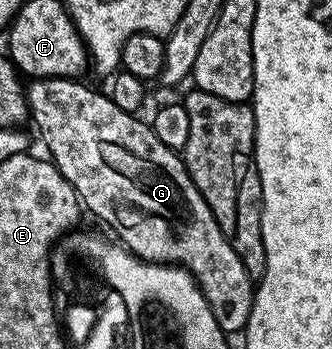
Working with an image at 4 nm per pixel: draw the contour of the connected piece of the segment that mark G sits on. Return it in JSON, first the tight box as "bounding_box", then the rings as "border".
{"bounding_box":[24,79,255,333],"border":[[[30,79],[25,84],[24,90],[26,92],[26,102],[30,104],[29,118],[32,123],[34,119],[35,125],[38,126],[38,135],[42,138],[43,145],[46,146],[47,152],[45,151],[45,154],[50,162],[60,169],[60,173],[66,178],[68,185],[72,185],[72,189],[77,193],[83,208],[89,214],[91,211],[100,222],[107,223],[118,234],[115,235],[117,242],[121,243],[127,251],[131,251],[138,258],[144,259],[148,263],[168,263],[184,268],[198,282],[202,296],[208,301],[208,309],[212,309],[212,317],[216,317],[216,325],[220,325],[220,329],[227,333],[233,333],[233,331],[245,332],[248,313],[252,313],[255,280],[251,279],[248,269],[244,269],[240,257],[236,257],[236,249],[232,249],[232,245],[228,245],[216,217],[212,217],[212,209],[208,209],[208,201],[204,201],[200,189],[196,189],[181,154],[168,149],[168,145],[164,145],[164,141],[160,141],[160,137],[156,137],[153,126],[147,120],[145,123],[144,120],[138,119],[142,117],[139,117],[135,112],[119,109],[110,100],[109,94],[102,92],[101,95],[100,92],[85,87],[82,81],[78,79]]]}

